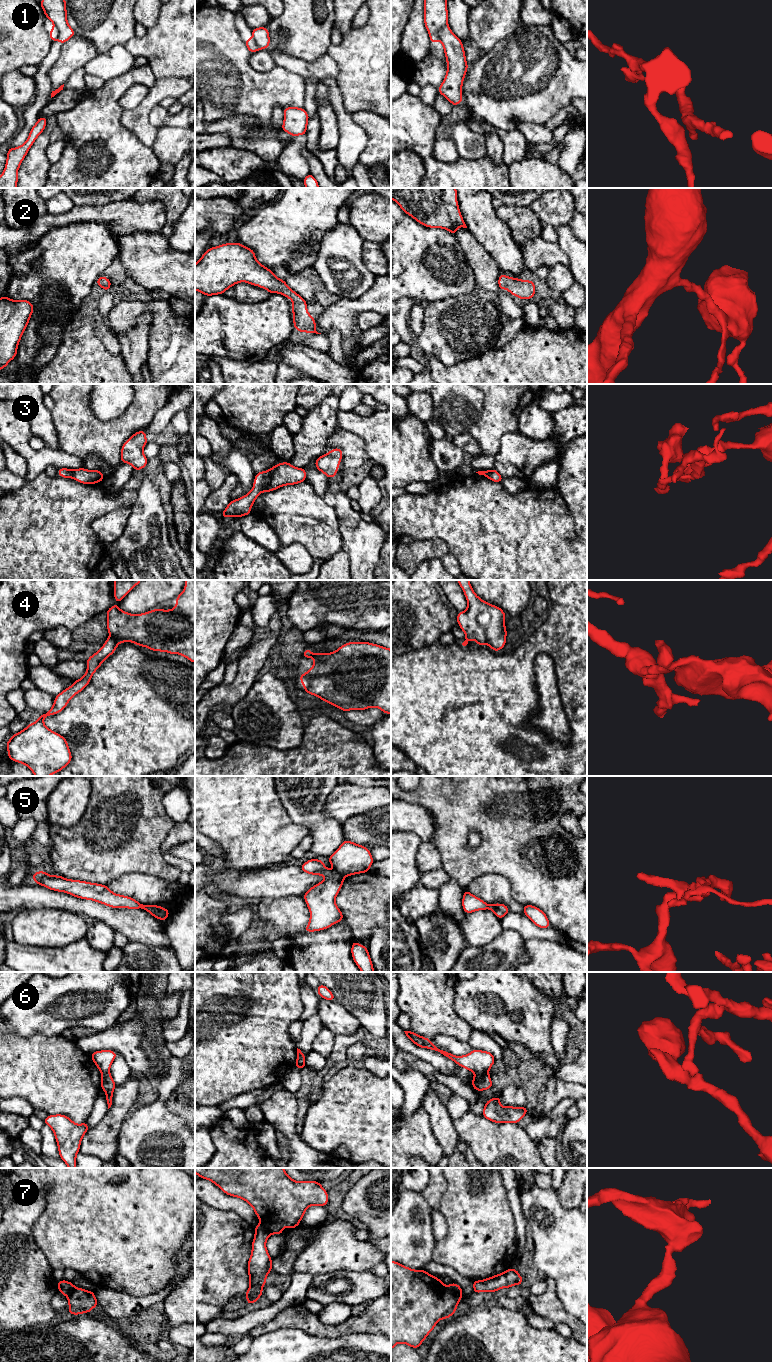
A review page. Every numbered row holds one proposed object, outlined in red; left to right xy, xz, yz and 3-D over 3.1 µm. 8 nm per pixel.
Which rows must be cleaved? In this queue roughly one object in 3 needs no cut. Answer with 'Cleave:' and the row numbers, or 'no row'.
Cleave: 1, 3, 4, 5, 6, 7

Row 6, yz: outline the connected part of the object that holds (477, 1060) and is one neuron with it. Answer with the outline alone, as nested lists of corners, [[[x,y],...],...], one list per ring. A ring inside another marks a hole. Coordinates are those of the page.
[[[404,1031],[408,1039],[415,1043],[418,1047],[428,1048],[434,1050],[445,1057],[451,1059],[457,1063],[460,1067],[463,1067],[469,1071],[488,1071],[494,1064],[494,1055],[488,1051],[480,1051],[473,1049],[468,1055],[455,1056],[445,1050],[437,1048],[430,1039],[422,1037],[414,1032]]]

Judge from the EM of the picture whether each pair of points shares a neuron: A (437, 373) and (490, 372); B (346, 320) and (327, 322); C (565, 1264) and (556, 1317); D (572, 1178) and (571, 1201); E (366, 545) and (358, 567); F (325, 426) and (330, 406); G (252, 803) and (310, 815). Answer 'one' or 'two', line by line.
A: one
B: one
C: two
D: one
E: one
F: one
G: two

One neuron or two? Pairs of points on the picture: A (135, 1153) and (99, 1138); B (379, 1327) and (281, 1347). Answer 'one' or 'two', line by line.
A: two
B: two

